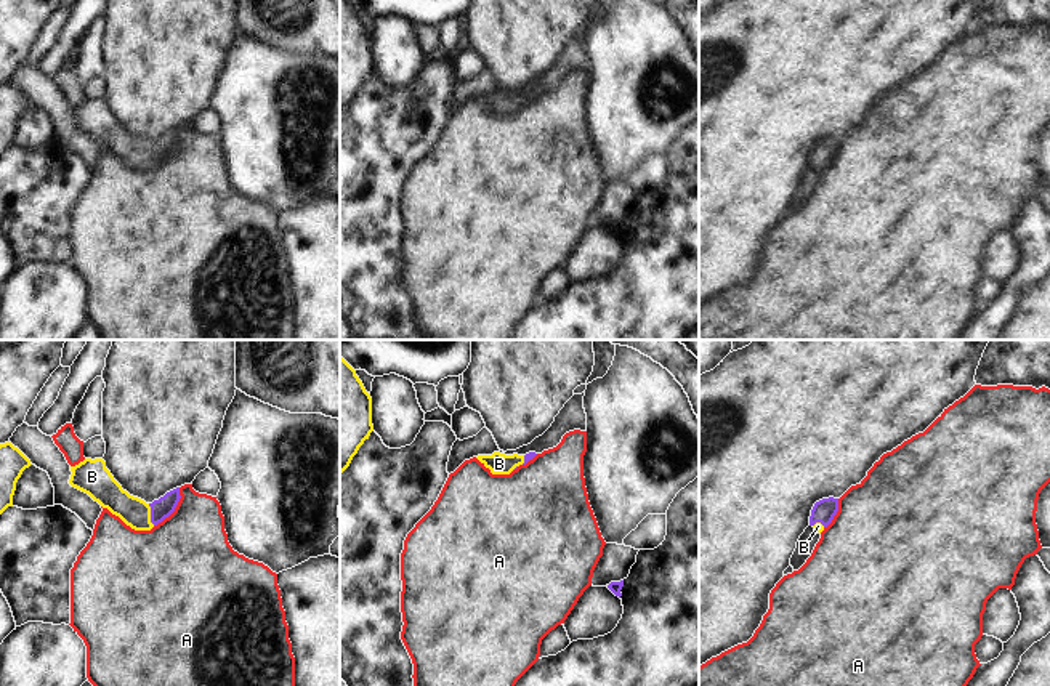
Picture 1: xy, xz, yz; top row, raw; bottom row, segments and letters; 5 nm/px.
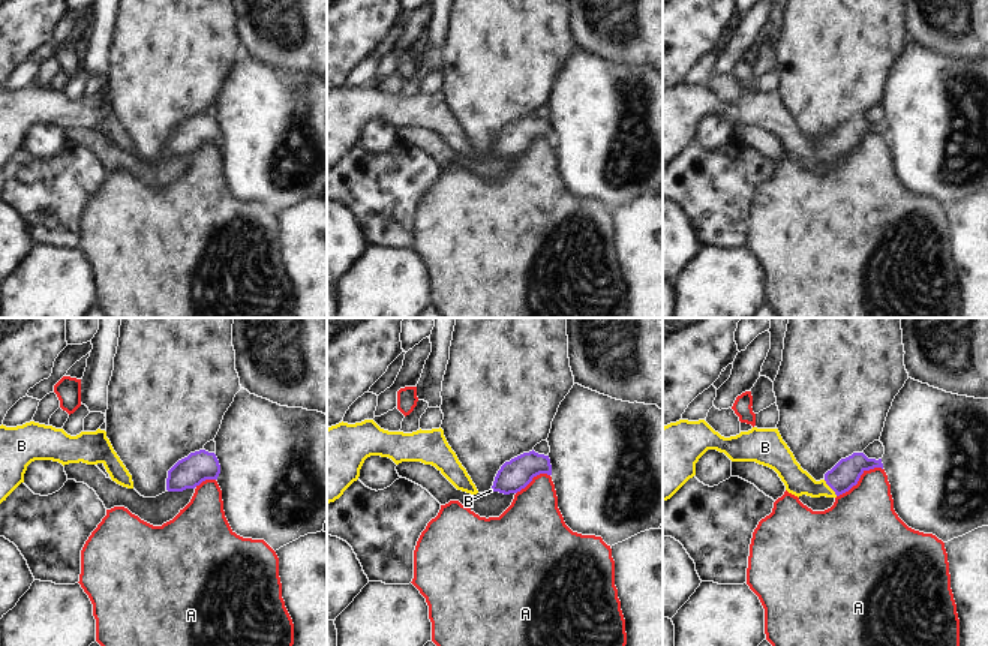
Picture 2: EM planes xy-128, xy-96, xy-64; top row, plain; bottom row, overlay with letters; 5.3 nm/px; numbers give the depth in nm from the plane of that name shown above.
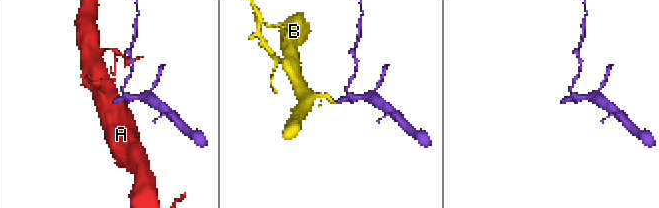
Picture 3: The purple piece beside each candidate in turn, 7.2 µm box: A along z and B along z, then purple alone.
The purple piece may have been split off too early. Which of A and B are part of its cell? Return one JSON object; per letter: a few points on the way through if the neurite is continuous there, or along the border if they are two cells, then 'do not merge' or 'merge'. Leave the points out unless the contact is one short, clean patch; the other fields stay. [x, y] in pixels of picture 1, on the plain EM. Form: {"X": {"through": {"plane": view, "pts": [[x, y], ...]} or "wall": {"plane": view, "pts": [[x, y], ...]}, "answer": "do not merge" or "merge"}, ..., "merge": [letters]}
{"A": {"wall": {"plane": "xy", "pts": [[180, 129], [177, 148], [154, 167]]}, "answer": "do not merge"}, "B": {"through": {"plane": "xy", "pts": [[164, 148], [151, 156], [135, 154], [108, 133]]}, "answer": "merge"}, "merge": ["B"]}

